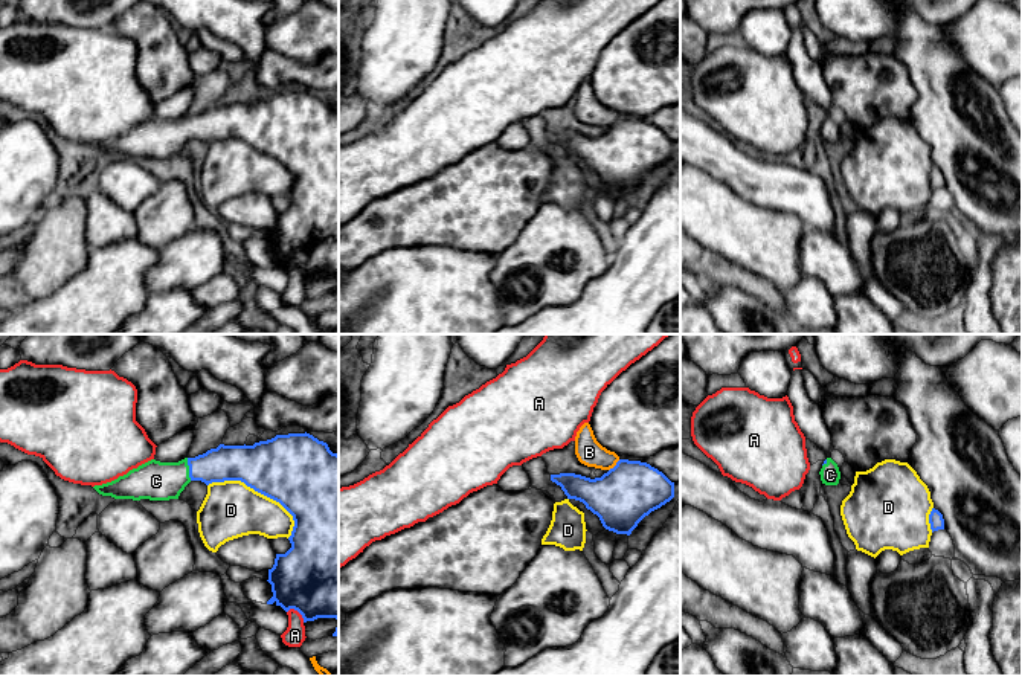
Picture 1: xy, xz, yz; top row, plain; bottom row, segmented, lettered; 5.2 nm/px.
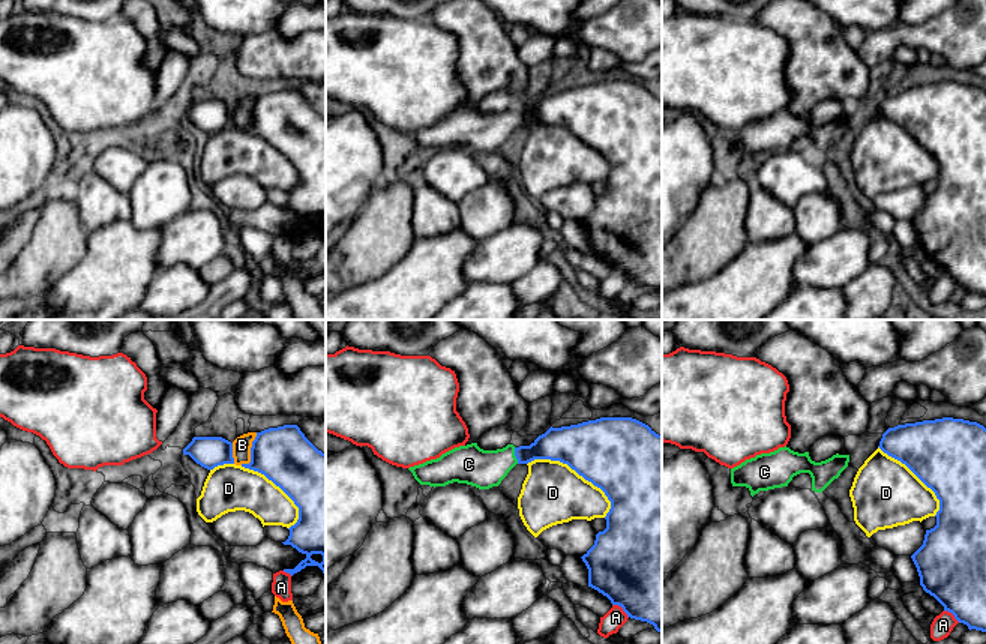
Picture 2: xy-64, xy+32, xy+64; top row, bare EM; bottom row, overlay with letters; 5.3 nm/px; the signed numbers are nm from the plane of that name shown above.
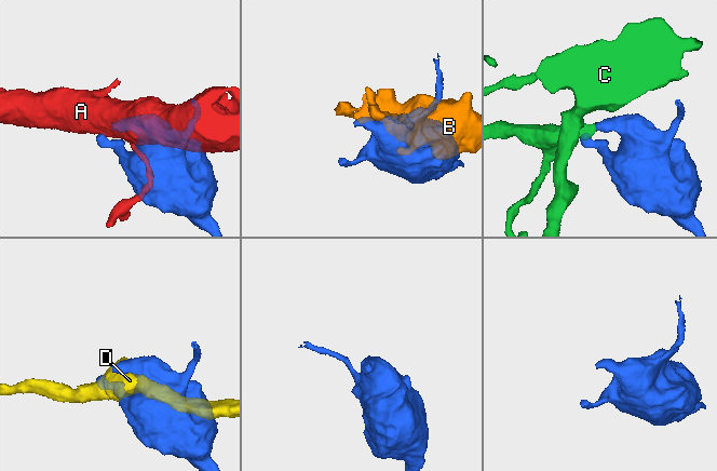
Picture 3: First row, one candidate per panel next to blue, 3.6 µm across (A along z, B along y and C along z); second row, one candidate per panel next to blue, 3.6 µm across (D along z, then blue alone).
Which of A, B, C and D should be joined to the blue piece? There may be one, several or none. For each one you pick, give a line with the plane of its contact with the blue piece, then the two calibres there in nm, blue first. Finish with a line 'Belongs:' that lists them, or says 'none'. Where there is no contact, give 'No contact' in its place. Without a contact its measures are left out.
C: Touches blue in xy. Thickness 190 nm (blue) against 200 nm
Belongs: C

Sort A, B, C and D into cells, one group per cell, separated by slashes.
A / B / C / D

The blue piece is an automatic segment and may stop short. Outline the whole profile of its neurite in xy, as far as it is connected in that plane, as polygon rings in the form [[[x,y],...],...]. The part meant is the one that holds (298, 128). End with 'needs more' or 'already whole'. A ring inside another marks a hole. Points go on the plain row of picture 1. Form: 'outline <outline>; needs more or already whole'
outline [[[310,92],[276,93],[253,104],[224,104],[211,107],[195,116],[178,121],[151,117],[130,128],[117,137],[95,143],[102,154],[114,157],[178,157],[191,139],[212,140],[241,139],[255,150],[279,160],[294,179],[291,206],[276,212],[275,223],[268,227],[268,241],[273,255],[267,262],[281,264],[285,270],[297,269],[304,281],[317,276],[339,279],[339,113],[326,101]]]; needs more

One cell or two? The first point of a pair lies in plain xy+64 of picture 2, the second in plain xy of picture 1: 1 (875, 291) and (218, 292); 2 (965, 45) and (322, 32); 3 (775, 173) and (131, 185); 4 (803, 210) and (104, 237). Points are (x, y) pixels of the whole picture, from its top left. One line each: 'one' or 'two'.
1: one
2: one
3: one
4: two

